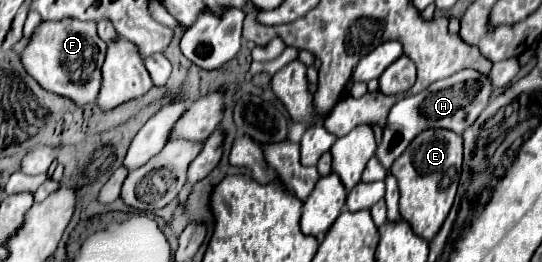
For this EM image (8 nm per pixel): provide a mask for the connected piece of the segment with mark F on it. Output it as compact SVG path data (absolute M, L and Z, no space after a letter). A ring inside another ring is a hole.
M58 20L58 22L42 22L24 54L22 54L22 64L42 88L48 92L54 92L58 96L66 96L80 108L86 104L92 104L98 96L100 90L100 68L106 56L106 44L98 38L96 34L96 24L94 22L80 22L80 20Z

